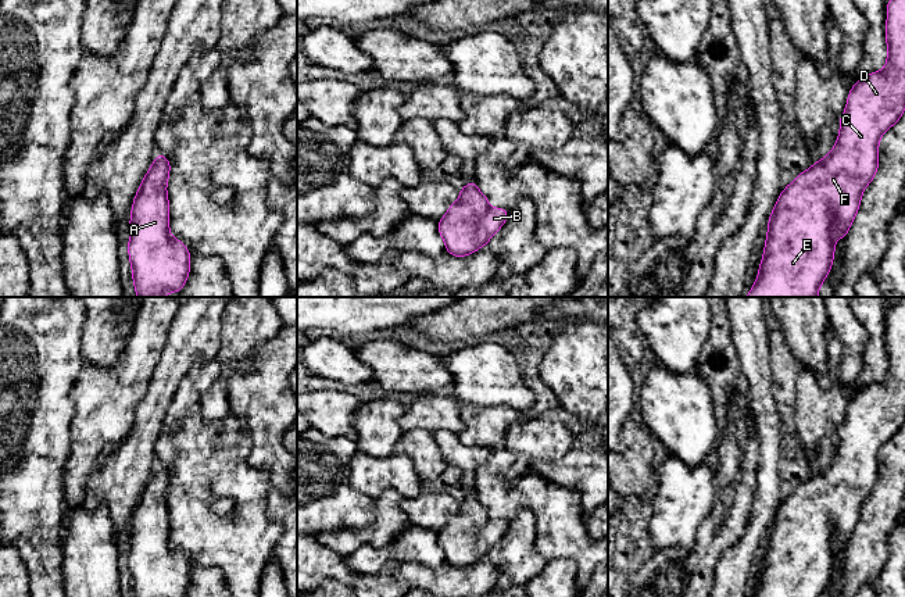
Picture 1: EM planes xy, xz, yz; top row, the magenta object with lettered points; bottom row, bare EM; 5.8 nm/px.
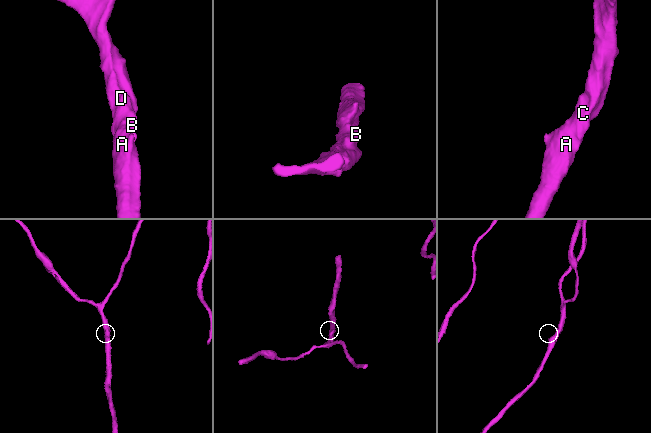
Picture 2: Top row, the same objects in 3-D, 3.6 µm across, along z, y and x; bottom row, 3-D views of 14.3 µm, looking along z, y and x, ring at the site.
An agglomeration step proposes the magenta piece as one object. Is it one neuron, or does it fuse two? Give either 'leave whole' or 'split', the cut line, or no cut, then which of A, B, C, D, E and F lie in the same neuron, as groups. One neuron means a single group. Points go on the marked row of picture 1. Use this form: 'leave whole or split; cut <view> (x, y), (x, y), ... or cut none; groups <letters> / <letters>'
leave whole; cut none; groups A B C D E F

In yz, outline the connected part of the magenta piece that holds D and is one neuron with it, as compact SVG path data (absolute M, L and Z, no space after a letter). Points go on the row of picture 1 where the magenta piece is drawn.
M888 0L886 40L888 54L884 68L861 78L849 89L833 150L780 193L769 217L759 272L745 297L818 297L833 264L834 239L845 239L862 193L877 172L879 140L905 111L905 0Z

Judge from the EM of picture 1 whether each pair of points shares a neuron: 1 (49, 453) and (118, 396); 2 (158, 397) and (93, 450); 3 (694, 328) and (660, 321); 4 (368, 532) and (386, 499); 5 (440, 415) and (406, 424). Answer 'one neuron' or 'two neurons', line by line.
1: two neurons
2: two neurons
3: one neuron
4: one neuron
5: one neuron

